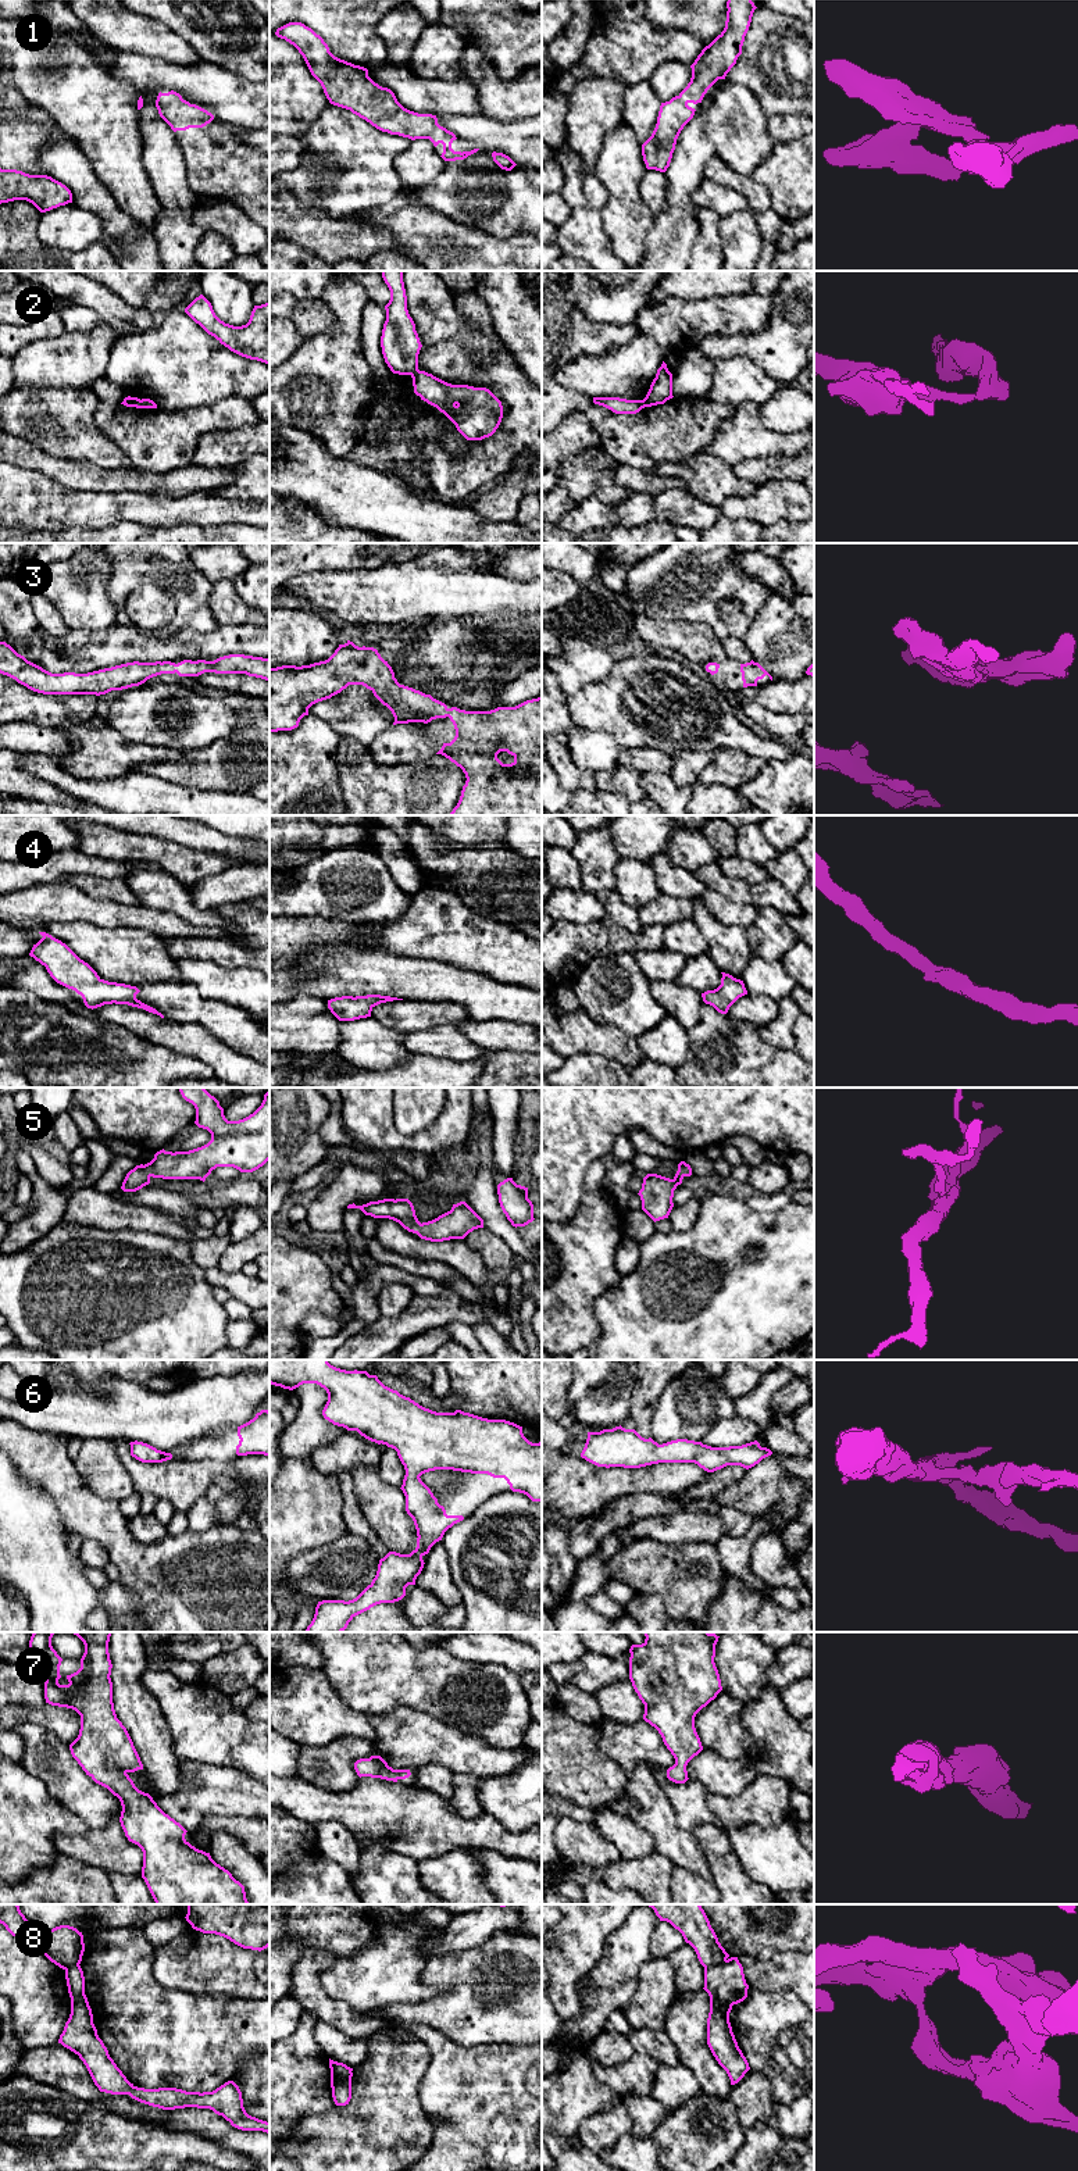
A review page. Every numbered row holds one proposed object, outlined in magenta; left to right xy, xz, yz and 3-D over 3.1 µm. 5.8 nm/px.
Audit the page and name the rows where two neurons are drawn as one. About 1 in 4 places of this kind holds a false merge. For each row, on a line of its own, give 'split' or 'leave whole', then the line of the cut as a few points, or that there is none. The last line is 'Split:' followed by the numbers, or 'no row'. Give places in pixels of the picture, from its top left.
1: leave whole; no cut
2: split; cut in xy along (141, 400), (143, 407)
3: leave whole; no cut
4: leave whole; no cut
5: leave whole; no cut
6: leave whole; no cut
7: leave whole; no cut
8: split; cut in xz along (350, 2071), (332, 2088)
Split: 2, 8

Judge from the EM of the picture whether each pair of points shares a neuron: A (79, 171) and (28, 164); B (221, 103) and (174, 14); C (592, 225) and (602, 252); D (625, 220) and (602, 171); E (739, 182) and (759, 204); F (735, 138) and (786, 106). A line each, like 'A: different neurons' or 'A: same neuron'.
A: different neurons
B: different neurons
C: same neuron
D: same neuron
E: same neuron
F: different neurons

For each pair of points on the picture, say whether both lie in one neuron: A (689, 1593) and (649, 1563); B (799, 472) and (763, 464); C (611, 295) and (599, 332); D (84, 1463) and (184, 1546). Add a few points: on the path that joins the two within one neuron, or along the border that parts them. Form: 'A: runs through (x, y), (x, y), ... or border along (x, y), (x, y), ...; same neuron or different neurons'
A: runs through (680, 1584), (659, 1568); same neuron
B: runs through (791, 467), (771, 467); same neuron
C: border along (575, 303), (593, 321), (635, 322); different neurons
D: border along (89, 1486), (97, 1495), (118, 1502); different neurons

